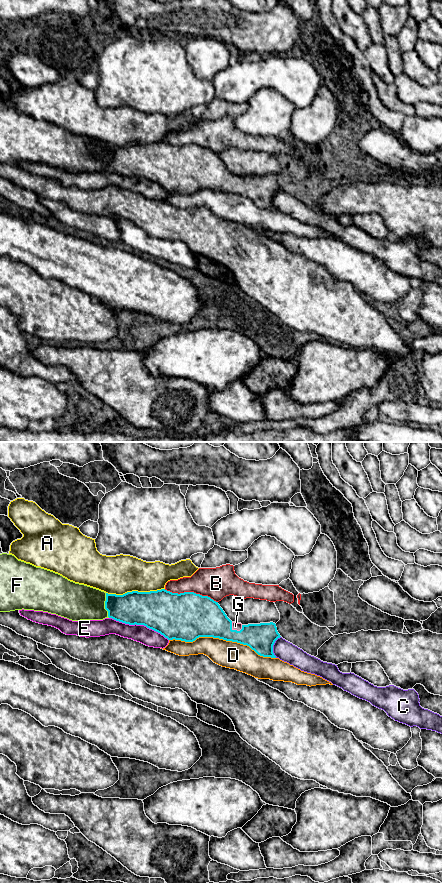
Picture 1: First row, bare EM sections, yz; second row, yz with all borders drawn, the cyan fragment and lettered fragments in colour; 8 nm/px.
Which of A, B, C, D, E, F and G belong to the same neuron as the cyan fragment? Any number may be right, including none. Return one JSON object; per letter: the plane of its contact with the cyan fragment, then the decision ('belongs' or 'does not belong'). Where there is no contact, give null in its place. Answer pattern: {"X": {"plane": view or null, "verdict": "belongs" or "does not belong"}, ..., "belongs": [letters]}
{"A": {"plane": "yz", "verdict": "does not belong"}, "B": {"plane": "yz", "verdict": "does not belong"}, "C": {"plane": "yz", "verdict": "does not belong"}, "D": {"plane": "yz", "verdict": "does not belong"}, "E": {"plane": "yz", "verdict": "does not belong"}, "F": {"plane": "yz", "verdict": "does not belong"}, "G": {"plane": "yz", "verdict": "belongs"}, "belongs": ["G"]}

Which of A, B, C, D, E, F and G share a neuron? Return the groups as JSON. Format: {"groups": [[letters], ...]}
{"groups": [["A"], ["B"], ["C"], ["D"], ["E", "F"], ["G"]]}

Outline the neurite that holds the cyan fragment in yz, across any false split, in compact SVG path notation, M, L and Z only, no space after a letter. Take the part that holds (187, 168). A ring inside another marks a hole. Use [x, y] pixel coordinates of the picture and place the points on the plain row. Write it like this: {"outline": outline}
{"outline": "M165 141L150 144L127 144L123 147L106 145L105 161L108 169L129 177L144 177L168 192L193 194L199 189L213 189L249 198L258 207L276 210L273 197L280 190L276 176L242 177L232 174L218 154L194 144L172 145Z"}

